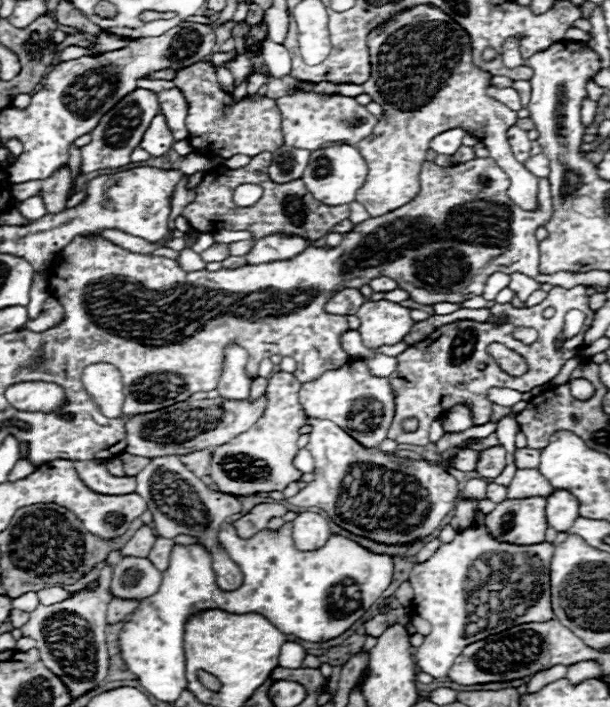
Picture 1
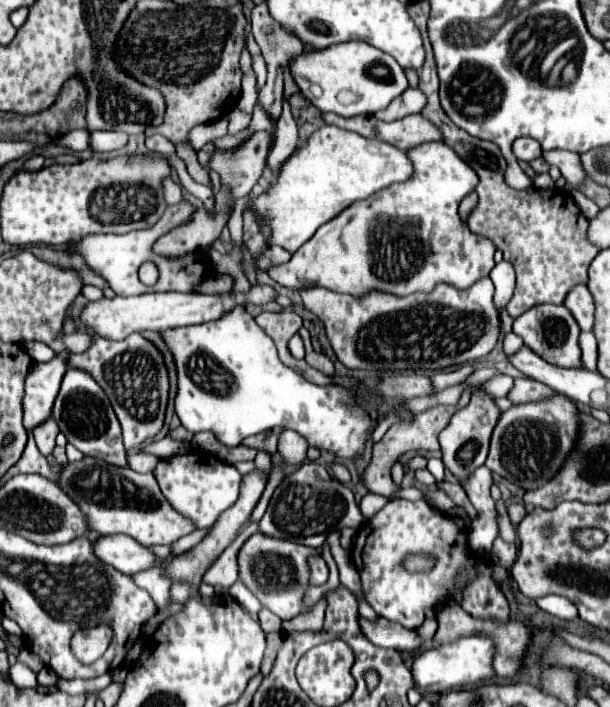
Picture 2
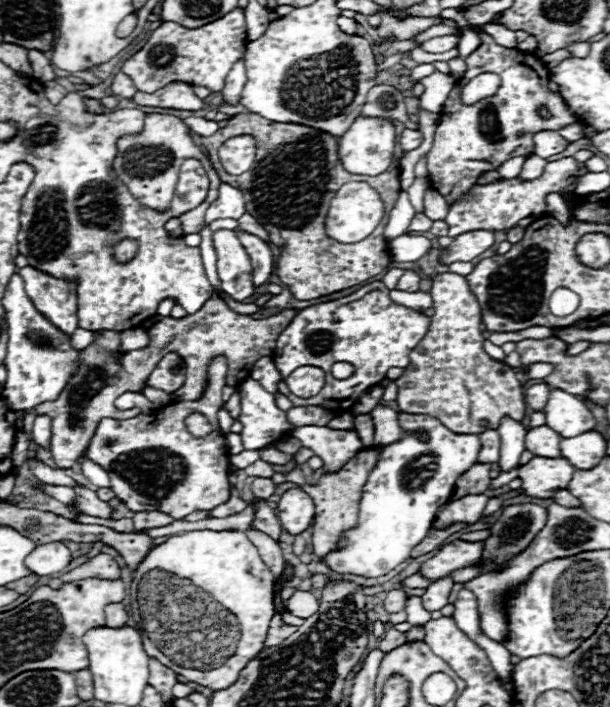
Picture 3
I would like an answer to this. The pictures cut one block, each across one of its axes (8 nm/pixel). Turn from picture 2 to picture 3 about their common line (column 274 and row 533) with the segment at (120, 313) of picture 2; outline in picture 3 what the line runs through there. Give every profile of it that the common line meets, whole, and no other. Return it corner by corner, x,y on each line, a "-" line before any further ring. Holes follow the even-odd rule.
302,488
286,490
278,502
278,510
280,524
290,534
300,534
310,528
316,514
314,500

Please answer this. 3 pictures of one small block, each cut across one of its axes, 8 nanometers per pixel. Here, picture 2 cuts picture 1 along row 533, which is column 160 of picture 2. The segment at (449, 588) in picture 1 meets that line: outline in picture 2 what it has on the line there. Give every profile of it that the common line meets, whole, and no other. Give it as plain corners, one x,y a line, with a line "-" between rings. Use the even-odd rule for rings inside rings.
190,452
160,460
154,476
174,510
188,516
198,528
210,528
218,516
238,500
242,484
242,474
232,464
224,464
208,452

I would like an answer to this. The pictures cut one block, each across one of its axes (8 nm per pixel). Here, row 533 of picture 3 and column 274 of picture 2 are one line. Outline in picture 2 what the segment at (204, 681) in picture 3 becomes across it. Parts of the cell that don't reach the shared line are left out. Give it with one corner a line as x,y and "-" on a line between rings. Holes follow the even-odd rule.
322,126
310,136
310,140
304,148
294,152
282,164
276,184
272,184
254,202
254,212
256,212
258,222
262,216
268,220
268,224
272,228
272,244
286,248
288,252
296,252
304,242
308,242
314,236
314,232
322,224
326,224
328,220
338,216
344,208
348,208
350,204
354,204
358,200
372,196
378,190
392,186
396,182
406,182
408,176
412,176
412,160
408,158
406,152
398,150
396,146
382,142
382,140
364,138
356,132
348,132
338,126

